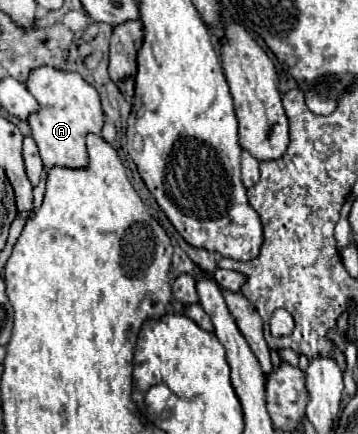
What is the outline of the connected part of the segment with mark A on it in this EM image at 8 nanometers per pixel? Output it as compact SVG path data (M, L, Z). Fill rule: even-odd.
M51 66L31 70L27 78L27 90L39 102L39 112L29 116L27 122L31 126L31 134L37 142L45 168L87 168L89 160L85 138L89 134L101 134L105 122L97 90L89 86L77 72L63 72Z

